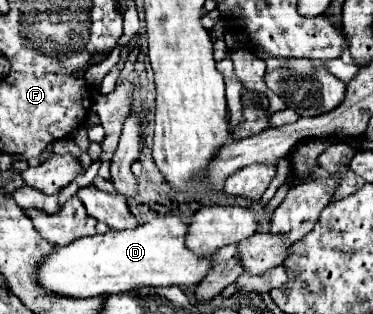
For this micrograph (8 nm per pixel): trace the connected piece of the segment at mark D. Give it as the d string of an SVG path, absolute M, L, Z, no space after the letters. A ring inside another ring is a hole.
M178 216L154 218L134 230L80 238L70 246L56 246L38 268L42 288L68 298L90 298L130 292L140 286L196 286L208 272L212 258L198 258L184 246L186 224Z

